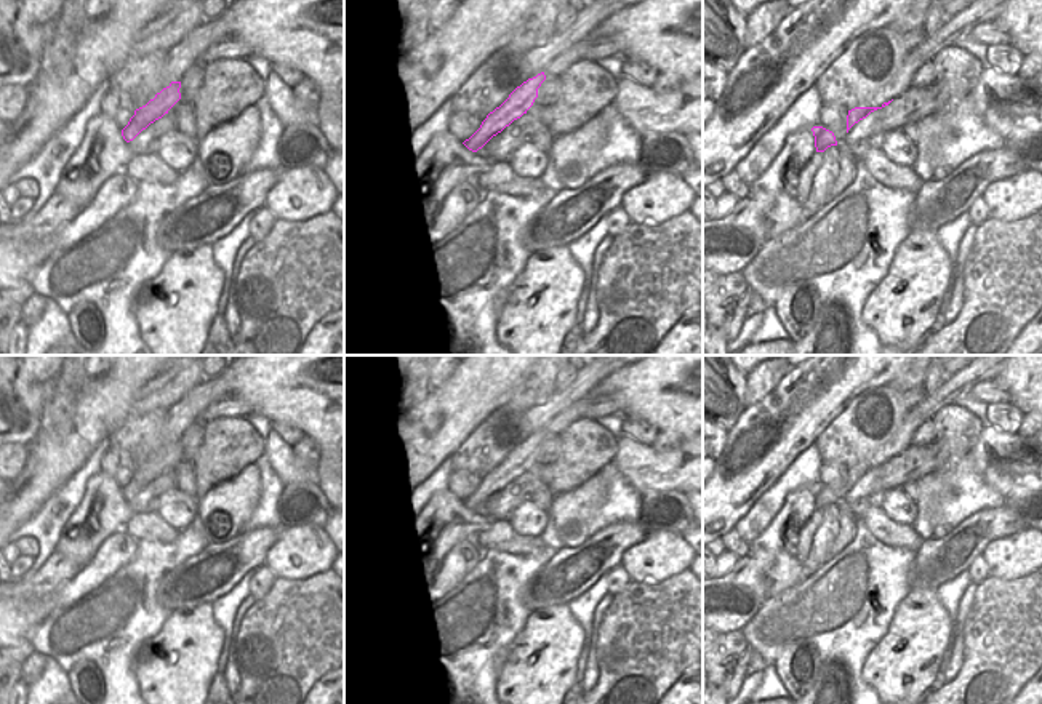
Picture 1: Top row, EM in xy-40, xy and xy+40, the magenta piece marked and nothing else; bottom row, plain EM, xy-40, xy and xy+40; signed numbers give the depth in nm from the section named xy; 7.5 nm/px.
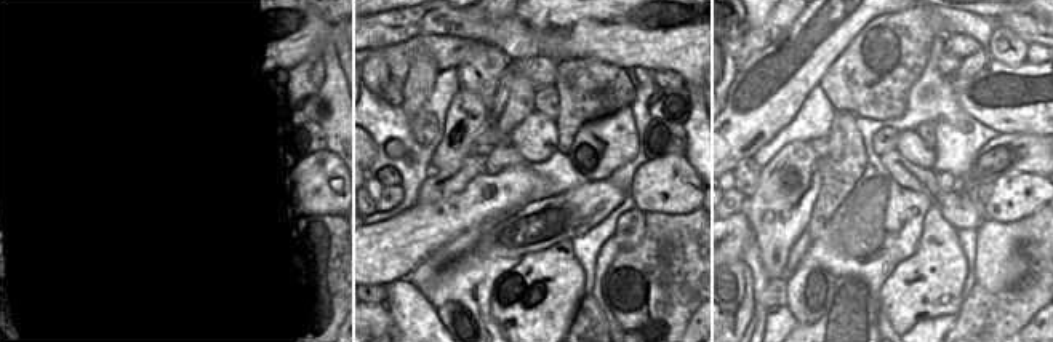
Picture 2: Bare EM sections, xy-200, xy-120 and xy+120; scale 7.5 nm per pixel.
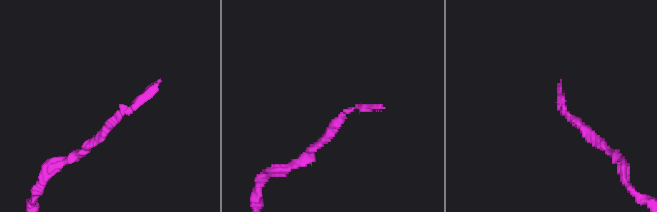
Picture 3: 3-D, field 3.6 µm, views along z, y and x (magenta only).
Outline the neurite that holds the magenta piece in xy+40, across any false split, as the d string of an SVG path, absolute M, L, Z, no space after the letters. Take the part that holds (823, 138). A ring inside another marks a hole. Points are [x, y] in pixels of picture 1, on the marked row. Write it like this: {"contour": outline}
{"contour": "M813 126L812 128L815 136L815 147L816 152L824 152L831 146L837 146L836 136L832 131L823 128L823 126Z"}

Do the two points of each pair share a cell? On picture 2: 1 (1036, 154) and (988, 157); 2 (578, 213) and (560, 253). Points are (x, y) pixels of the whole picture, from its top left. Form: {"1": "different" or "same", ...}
{"1": "same", "2": "different"}

